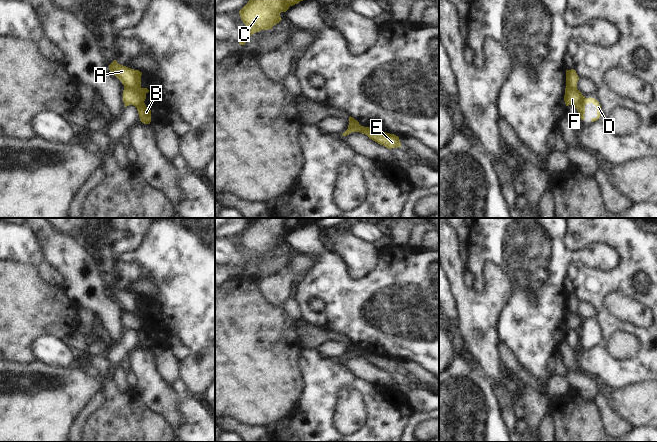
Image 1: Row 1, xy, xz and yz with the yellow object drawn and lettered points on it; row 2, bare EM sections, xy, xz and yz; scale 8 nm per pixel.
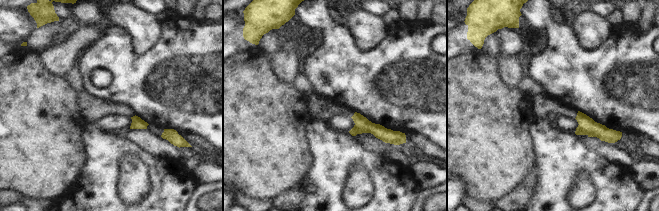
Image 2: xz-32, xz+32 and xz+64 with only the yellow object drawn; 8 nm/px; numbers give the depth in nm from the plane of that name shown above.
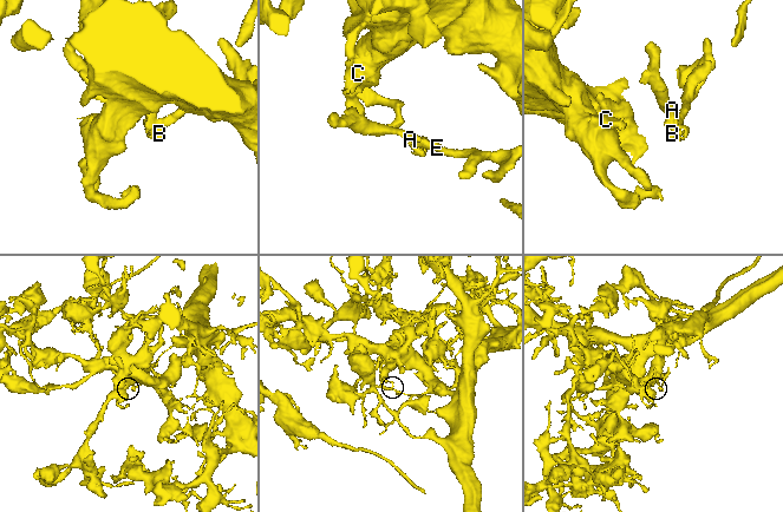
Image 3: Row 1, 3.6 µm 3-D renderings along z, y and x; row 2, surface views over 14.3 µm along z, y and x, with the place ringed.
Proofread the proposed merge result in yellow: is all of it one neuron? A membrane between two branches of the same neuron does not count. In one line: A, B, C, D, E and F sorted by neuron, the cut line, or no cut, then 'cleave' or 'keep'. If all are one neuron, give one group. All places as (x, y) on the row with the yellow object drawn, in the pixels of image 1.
A / B C D E F | xy (140, 86), (137, 88), (125, 88) | cleave

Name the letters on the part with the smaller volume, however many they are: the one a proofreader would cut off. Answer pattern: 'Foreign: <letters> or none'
Foreign: A

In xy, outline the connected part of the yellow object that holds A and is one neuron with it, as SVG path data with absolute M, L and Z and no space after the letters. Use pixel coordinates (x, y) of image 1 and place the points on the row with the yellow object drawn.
M116 60L109 65L109 70L122 82L125 88L138 89L141 87L142 72L139 70L120 65Z

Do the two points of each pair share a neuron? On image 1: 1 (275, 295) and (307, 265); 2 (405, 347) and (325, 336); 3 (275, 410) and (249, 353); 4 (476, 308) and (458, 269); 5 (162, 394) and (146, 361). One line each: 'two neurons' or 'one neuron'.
1: one neuron
2: two neurons
3: one neuron
4: one neuron
5: one neuron

